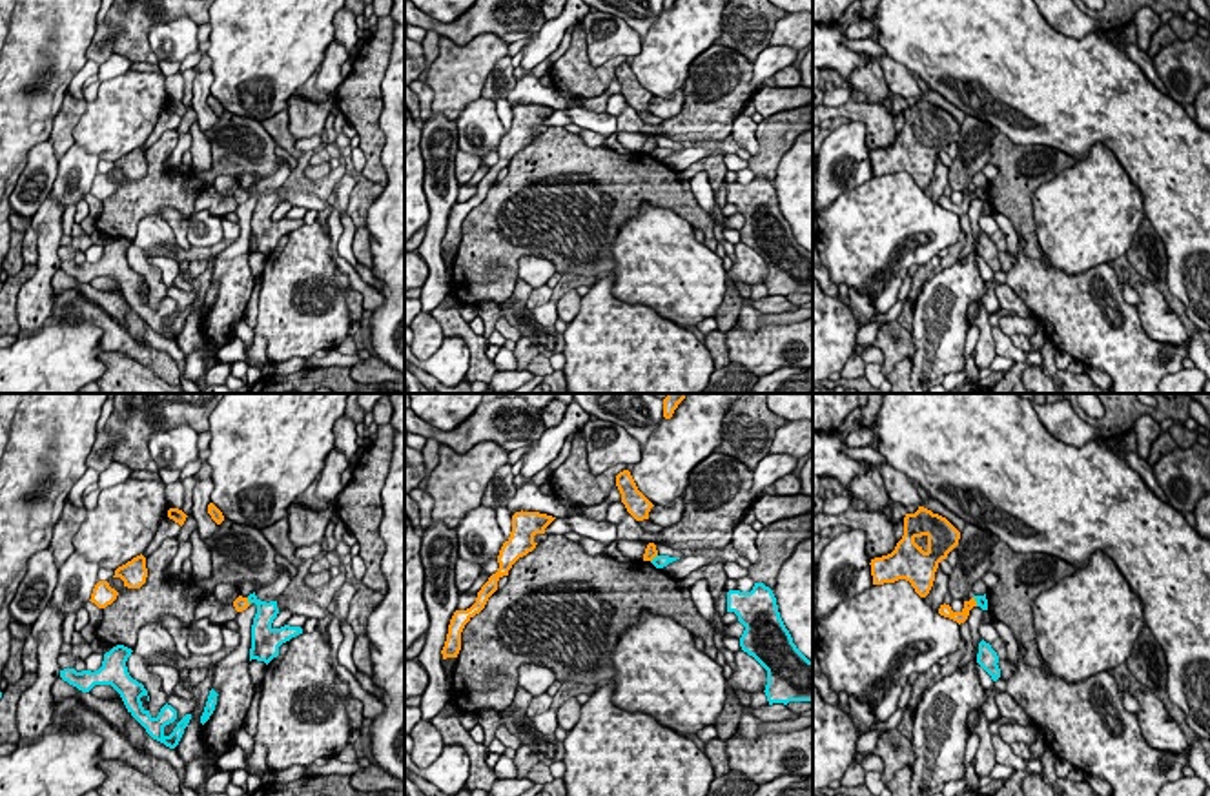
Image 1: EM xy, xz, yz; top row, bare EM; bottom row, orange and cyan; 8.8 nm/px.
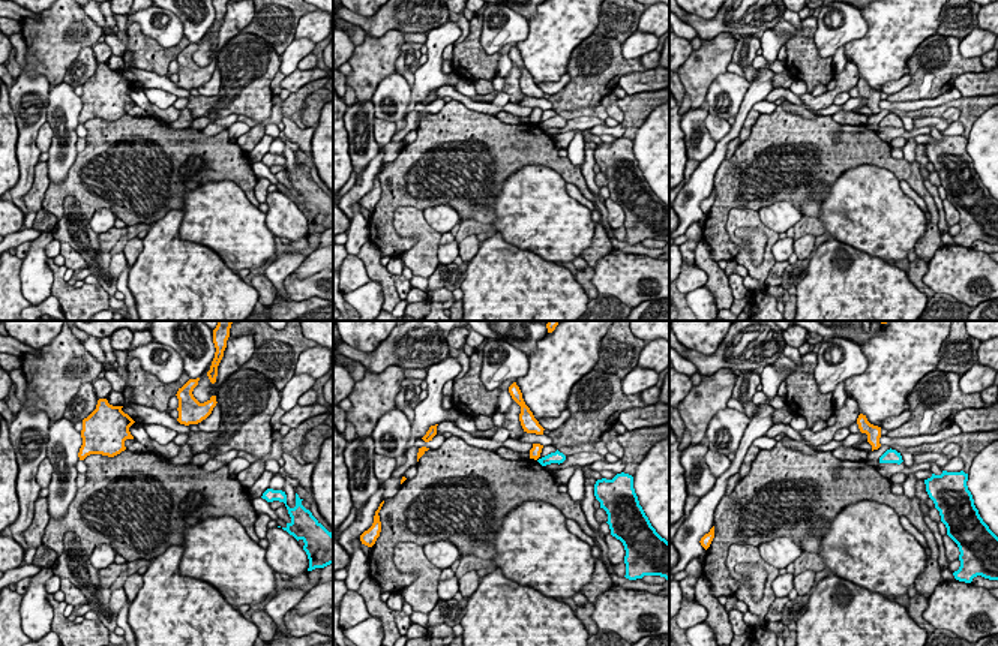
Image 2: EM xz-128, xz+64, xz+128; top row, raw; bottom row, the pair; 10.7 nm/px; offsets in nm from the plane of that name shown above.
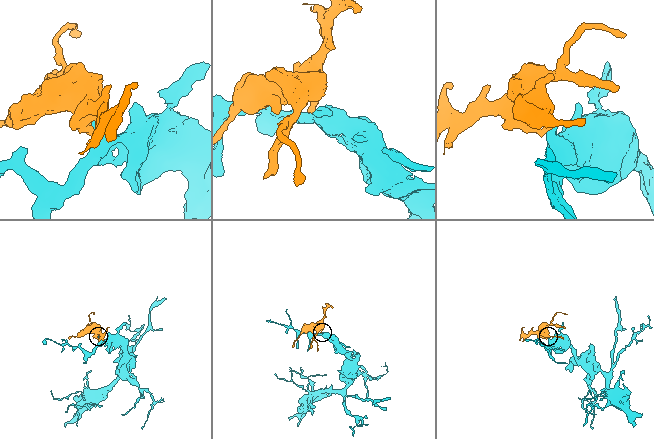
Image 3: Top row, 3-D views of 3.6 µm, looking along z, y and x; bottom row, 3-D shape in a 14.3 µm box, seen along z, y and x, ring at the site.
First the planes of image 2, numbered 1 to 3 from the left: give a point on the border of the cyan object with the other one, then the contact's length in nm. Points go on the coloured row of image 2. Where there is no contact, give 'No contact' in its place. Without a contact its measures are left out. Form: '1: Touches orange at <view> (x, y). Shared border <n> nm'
1: No contact
2: No contact
3: No contact

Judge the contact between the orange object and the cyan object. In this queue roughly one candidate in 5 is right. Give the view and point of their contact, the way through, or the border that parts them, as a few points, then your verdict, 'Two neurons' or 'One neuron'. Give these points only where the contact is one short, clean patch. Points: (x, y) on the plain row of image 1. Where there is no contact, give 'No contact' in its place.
Touches orange at yz (975, 193). Boundary: yz (974, 188), (977, 197). Two neurons

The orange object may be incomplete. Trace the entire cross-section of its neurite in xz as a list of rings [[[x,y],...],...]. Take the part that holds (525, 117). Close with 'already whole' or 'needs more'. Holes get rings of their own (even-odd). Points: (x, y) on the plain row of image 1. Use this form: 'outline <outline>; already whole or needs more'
outline [[[523,102],[512,107],[510,129],[503,135],[499,148],[497,148],[499,160],[481,179],[481,182],[477,184],[476,195],[470,200],[454,204],[450,217],[448,217],[446,233],[441,242],[443,251],[457,250],[461,242],[461,224],[465,217],[485,200],[488,189],[497,182],[497,173],[503,168],[508,168],[508,162],[512,160],[512,157],[519,149],[527,148],[528,144],[536,140],[538,135],[534,133],[534,128],[545,126],[545,120],[554,111],[556,109],[547,107],[547,106],[523,104]]]; already whole

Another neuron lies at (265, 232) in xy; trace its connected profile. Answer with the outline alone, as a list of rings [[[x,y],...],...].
[[[255,184],[248,188],[250,197],[257,197],[257,206],[251,217],[250,253],[264,253],[266,257],[279,248],[279,239],[292,230],[302,226],[301,219],[284,217],[273,220],[272,215],[279,206],[277,193],[261,193]]]

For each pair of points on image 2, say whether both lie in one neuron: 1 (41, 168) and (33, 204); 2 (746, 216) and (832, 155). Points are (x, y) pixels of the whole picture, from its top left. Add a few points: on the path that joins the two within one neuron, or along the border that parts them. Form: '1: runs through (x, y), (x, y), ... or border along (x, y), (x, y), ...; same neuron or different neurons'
1: runs through (41, 177), (41, 185), (35, 195); same neuron
2: border along (757, 212), (733, 209), (727, 216); different neurons

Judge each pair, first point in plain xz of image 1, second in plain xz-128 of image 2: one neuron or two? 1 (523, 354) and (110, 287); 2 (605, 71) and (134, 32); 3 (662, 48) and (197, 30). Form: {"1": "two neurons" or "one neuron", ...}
{"1": "two neurons", "2": "one neuron", "3": "two neurons"}

